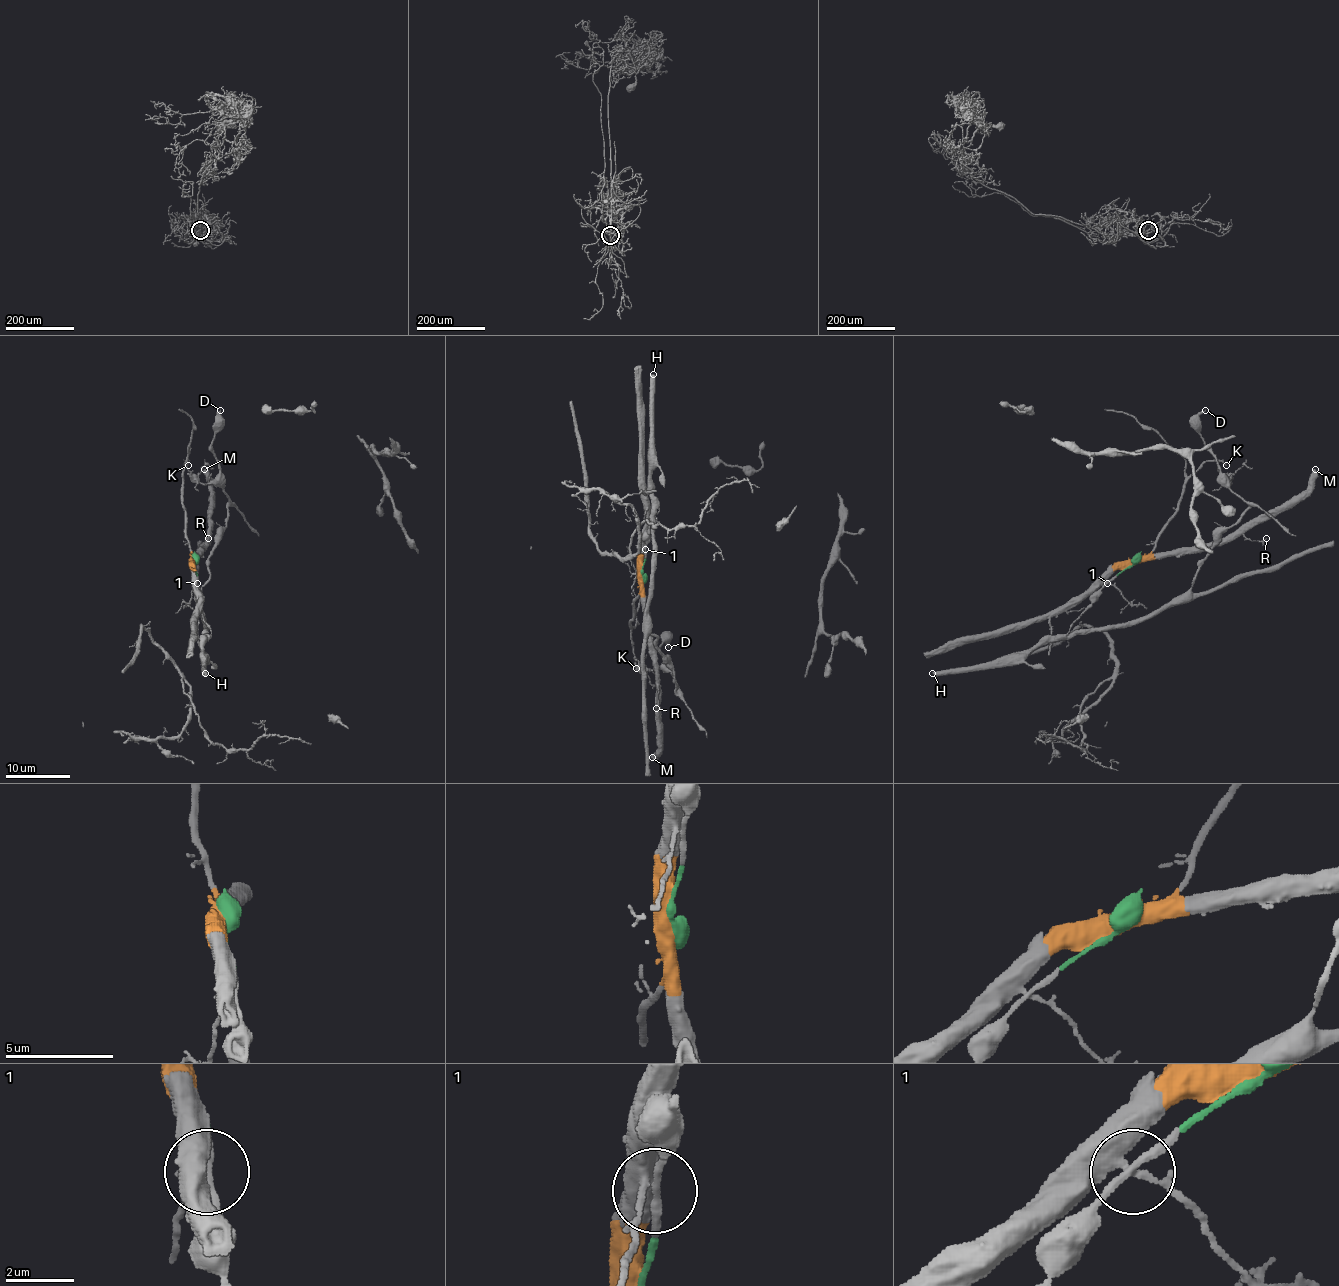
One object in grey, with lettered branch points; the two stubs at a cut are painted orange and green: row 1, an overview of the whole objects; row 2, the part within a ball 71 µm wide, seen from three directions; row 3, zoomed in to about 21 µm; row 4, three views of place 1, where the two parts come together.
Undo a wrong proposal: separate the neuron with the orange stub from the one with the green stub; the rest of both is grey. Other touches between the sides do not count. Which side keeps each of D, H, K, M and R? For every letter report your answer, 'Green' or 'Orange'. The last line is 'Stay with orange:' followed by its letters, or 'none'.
D: Green
H: Green
K: Orange
M: Orange
R: Orange
Stay with orange: K, M, R

